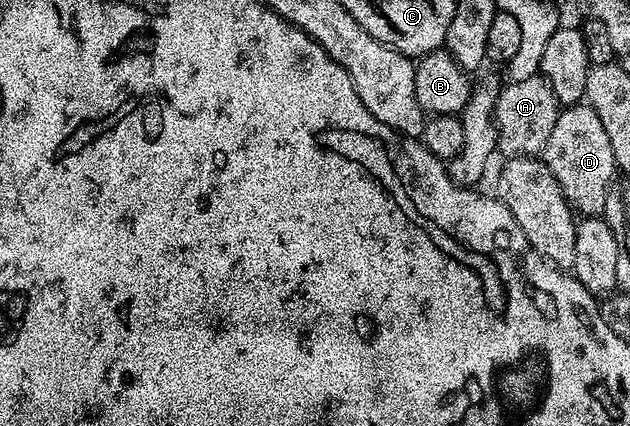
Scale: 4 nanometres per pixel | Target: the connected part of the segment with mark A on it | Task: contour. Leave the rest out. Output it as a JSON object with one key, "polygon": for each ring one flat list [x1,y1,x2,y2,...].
{"polygon":[[539,74,528,77,524,80,507,83,507,87,502,88,496,97,495,110,493,112,493,120,496,123,497,132,497,149,499,153,505,157,513,156,533,156,539,155,546,144,550,133,554,130,557,118,560,117,562,106,554,98,554,92,550,88,550,84,544,76]]}

